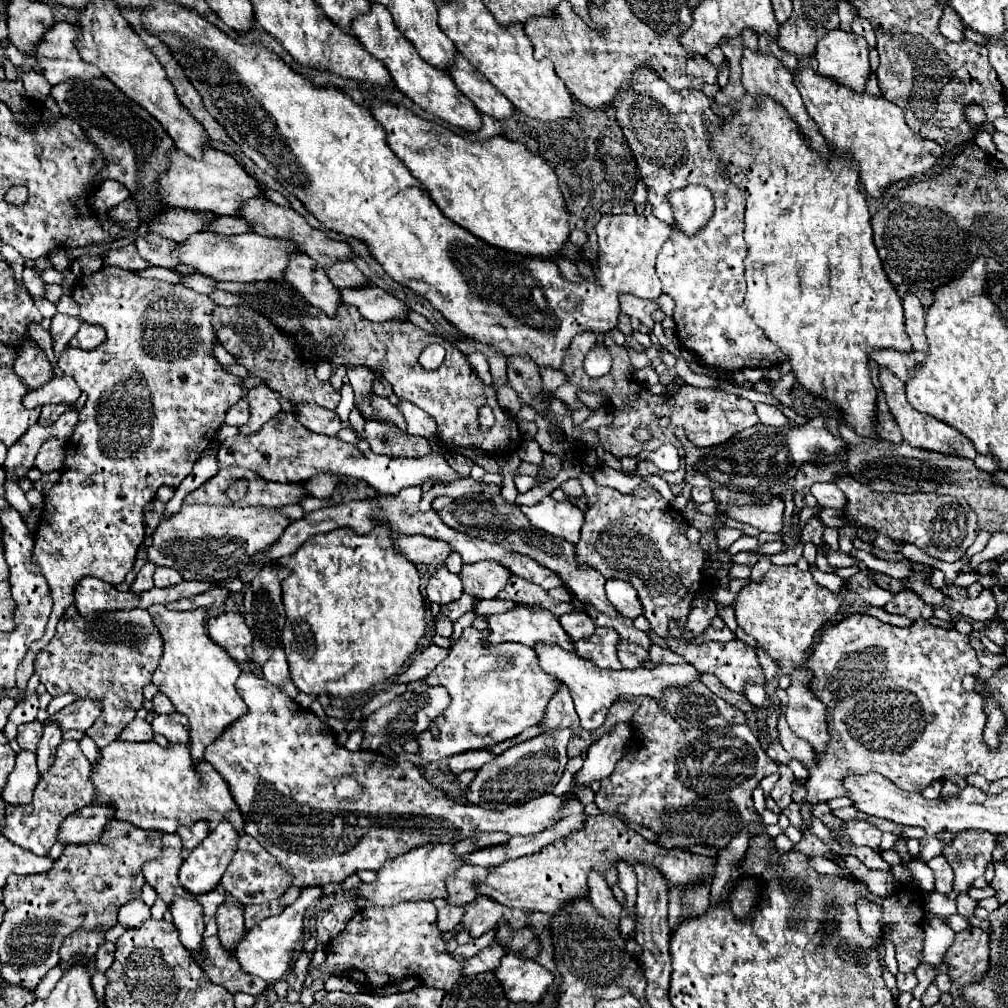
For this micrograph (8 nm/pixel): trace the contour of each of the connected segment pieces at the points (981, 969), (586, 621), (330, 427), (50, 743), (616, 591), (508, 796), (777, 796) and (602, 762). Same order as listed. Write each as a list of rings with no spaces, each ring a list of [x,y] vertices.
[[[967,928],[955,934],[955,942],[947,948],[943,964],[949,966],[947,974],[951,978],[951,994],[957,994],[957,986],[965,986],[971,980],[981,980],[989,966],[987,954],[989,934],[981,928]]]
[[[571,612],[571,614],[563,614],[559,618],[561,626],[565,628],[565,632],[577,642],[577,640],[583,640],[583,638],[589,638],[593,636],[595,632],[595,624],[589,616],[585,616],[585,612]]]
[[[293,404],[293,412],[299,422],[313,432],[337,436],[337,432],[341,430],[341,420],[335,410],[327,410],[317,404]]]
[[[47,722],[43,728],[43,736],[39,740],[39,746],[37,746],[37,766],[39,766],[41,774],[53,764],[55,748],[61,742],[61,738],[63,738],[61,728],[57,728],[57,724],[53,724],[53,722]]]
[[[607,580],[605,584],[605,592],[609,602],[623,614],[629,618],[637,618],[641,616],[641,600],[637,600],[637,592],[633,592],[633,586],[625,584],[623,580]]]
[[[567,728],[551,730],[539,734],[531,740],[519,742],[513,748],[505,750],[491,764],[485,764],[477,770],[477,778],[469,784],[465,798],[477,806],[511,806],[531,798],[533,792],[551,792],[553,786],[561,780],[561,774],[567,764],[567,744],[571,732]]]
[[[779,764],[779,780],[775,784],[775,788],[771,790],[771,798],[777,803],[777,805],[784,810],[792,802],[793,782],[795,782],[795,776],[791,772],[791,768],[787,764]]]
[[[617,724],[613,732],[607,732],[593,746],[589,746],[585,764],[577,772],[577,778],[575,778],[577,784],[589,786],[589,782],[603,780],[605,776],[609,776],[615,764],[625,754],[625,748],[629,748],[631,734],[633,734],[631,724]]]

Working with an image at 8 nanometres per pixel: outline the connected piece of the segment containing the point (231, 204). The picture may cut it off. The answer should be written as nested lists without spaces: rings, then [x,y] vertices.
[[[205,148],[201,160],[185,156],[185,152],[181,150],[173,150],[171,168],[159,176],[159,184],[159,200],[167,206],[211,212],[219,216],[237,216],[237,208],[241,208],[245,200],[251,200],[253,196],[263,196],[261,184],[253,176],[249,176],[231,154],[215,148]]]

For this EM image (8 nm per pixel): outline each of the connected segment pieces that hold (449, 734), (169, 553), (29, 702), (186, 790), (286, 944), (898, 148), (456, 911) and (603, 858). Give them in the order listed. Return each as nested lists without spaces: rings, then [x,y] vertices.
[[[473,626],[465,628],[463,636],[449,650],[449,656],[425,678],[431,686],[445,686],[451,704],[433,728],[417,736],[423,760],[435,762],[459,752],[489,748],[521,734],[545,716],[549,700],[559,690],[561,682],[543,672],[533,648],[513,642],[491,644],[487,638],[489,630],[479,632]]]
[[[187,506],[173,518],[163,518],[153,534],[153,546],[147,548],[149,562],[169,566],[181,572],[185,580],[225,580],[241,574],[245,566],[245,552],[253,556],[275,542],[291,524],[279,508],[261,506]]]
[[[25,690],[25,698],[15,706],[15,710],[9,714],[7,726],[5,726],[5,736],[9,740],[13,740],[17,736],[17,726],[25,724],[25,722],[33,722],[39,710],[39,700],[35,690]]]
[[[115,740],[105,746],[97,766],[91,770],[97,802],[115,804],[117,820],[163,834],[175,832],[179,824],[193,824],[195,820],[205,820],[211,830],[221,820],[231,820],[235,830],[241,832],[245,820],[221,774],[208,762],[195,764],[188,745],[170,745],[163,748],[157,742]]]
[[[319,886],[303,888],[301,896],[291,906],[287,906],[279,916],[271,916],[271,918],[261,920],[259,924],[255,924],[251,928],[251,932],[247,932],[247,936],[243,938],[243,942],[235,950],[235,958],[239,960],[241,968],[249,974],[263,978],[265,982],[281,980],[291,970],[291,964],[293,964],[293,958],[295,958],[295,946],[301,944],[301,940],[303,940],[305,910],[311,904],[315,904],[319,896],[321,896]]]
[[[797,68],[797,72],[793,72],[793,84],[803,96],[809,116],[819,124],[829,146],[835,146],[841,154],[851,152],[851,158],[859,162],[861,184],[875,200],[881,200],[881,190],[891,182],[919,176],[931,170],[943,156],[941,146],[915,134],[905,124],[903,110],[883,96],[873,96],[869,92],[857,94],[853,88],[845,88],[813,68]]]
[[[445,906],[445,908],[441,908],[441,910],[439,910],[439,918],[437,918],[437,920],[439,920],[439,928],[441,928],[443,932],[453,930],[453,928],[461,922],[463,912],[465,912],[463,906]]]
[[[599,814],[599,816],[587,816],[585,828],[581,832],[575,832],[571,838],[555,840],[553,844],[545,846],[541,852],[521,856],[517,860],[503,862],[501,866],[489,868],[489,876],[477,886],[477,890],[479,894],[485,894],[509,908],[555,914],[565,904],[589,896],[587,878],[591,870],[605,874],[609,868],[615,868],[617,862],[621,860],[627,862],[629,866],[645,864],[649,868],[657,868],[657,872],[661,872],[669,882],[669,888],[679,884],[689,886],[689,884],[713,880],[717,868],[717,856],[693,854],[689,850],[679,850],[679,848],[667,850],[659,844],[645,840],[623,820],[609,814],[607,816]]]

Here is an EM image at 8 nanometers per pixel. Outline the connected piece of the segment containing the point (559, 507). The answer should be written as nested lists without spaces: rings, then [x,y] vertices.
[[[545,496],[535,506],[521,506],[523,514],[533,526],[545,530],[551,536],[559,536],[571,544],[579,542],[579,532],[583,526],[583,512],[571,502],[557,502]]]

